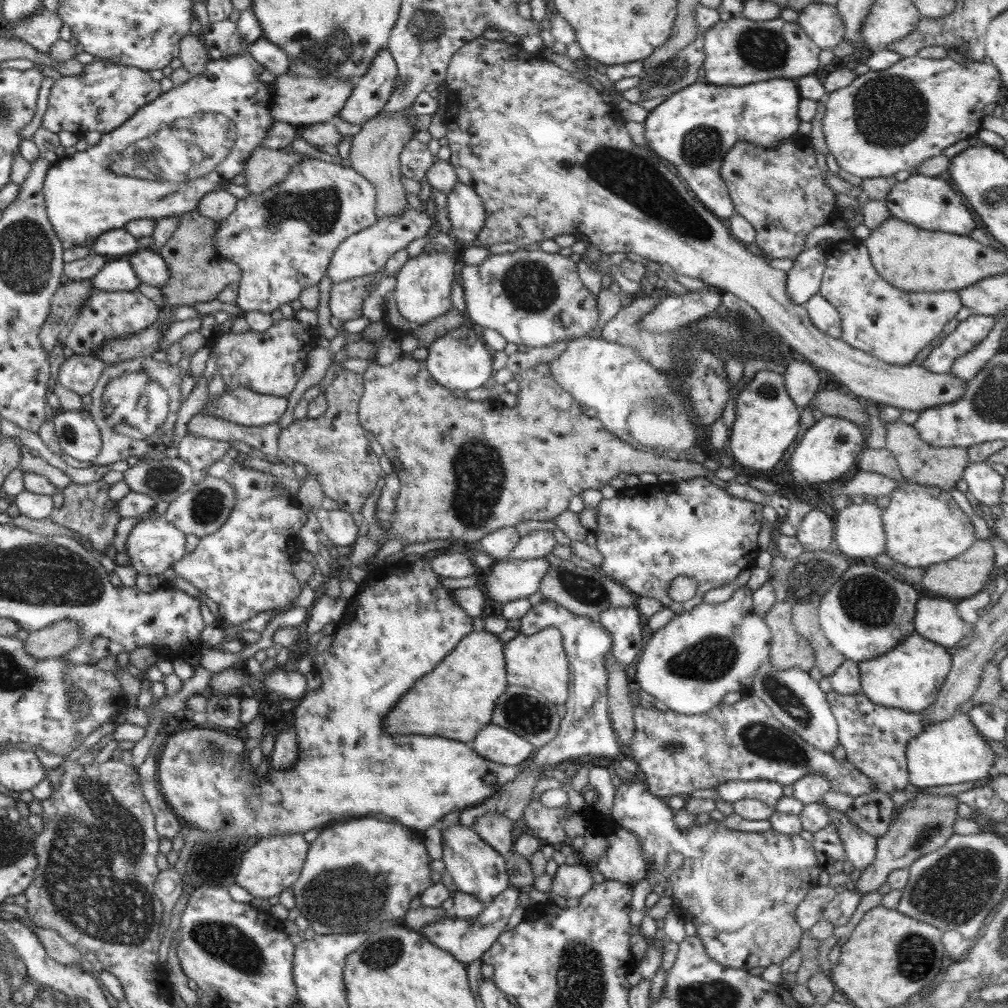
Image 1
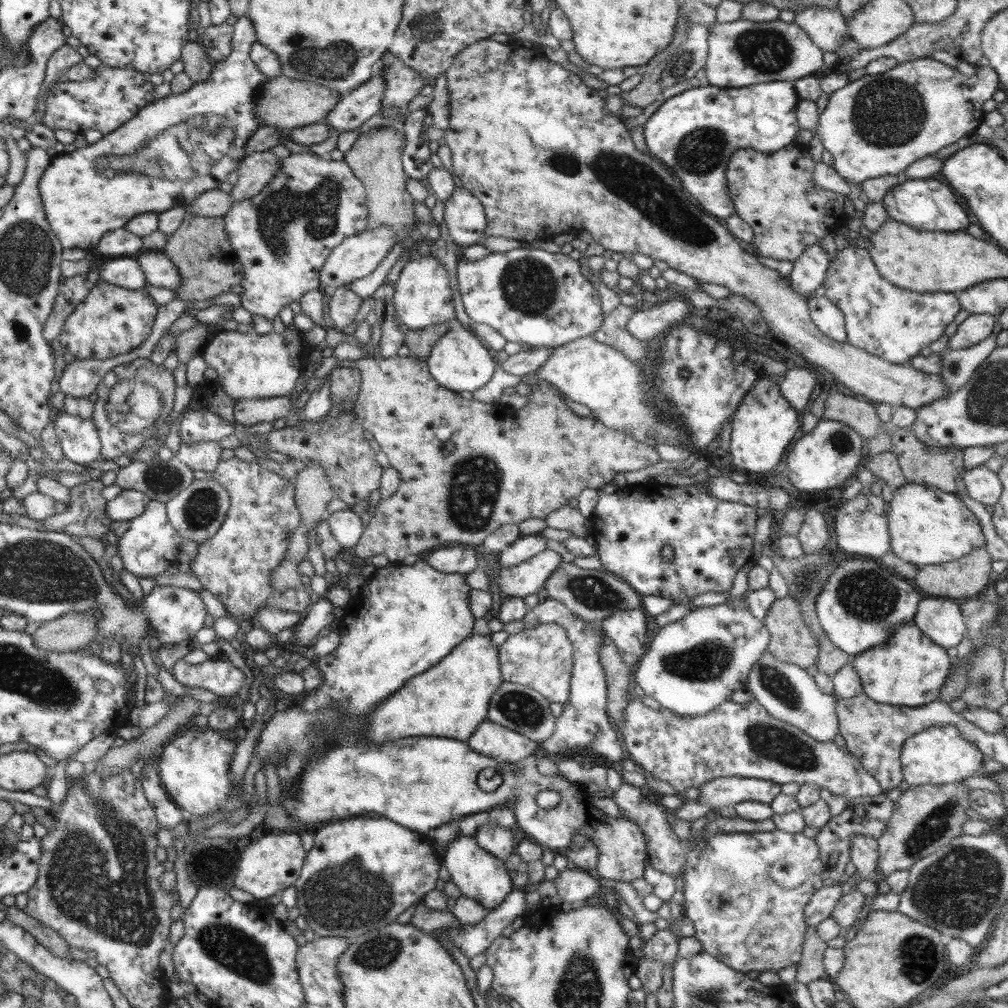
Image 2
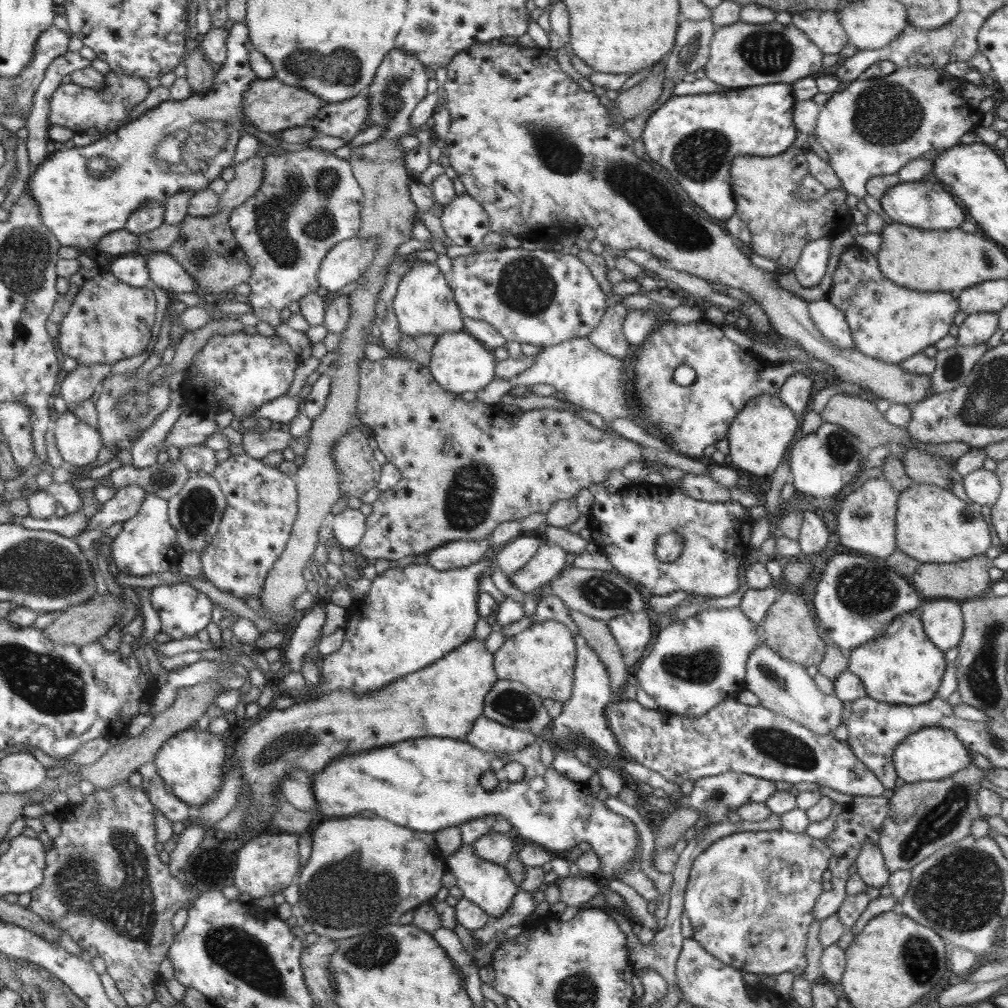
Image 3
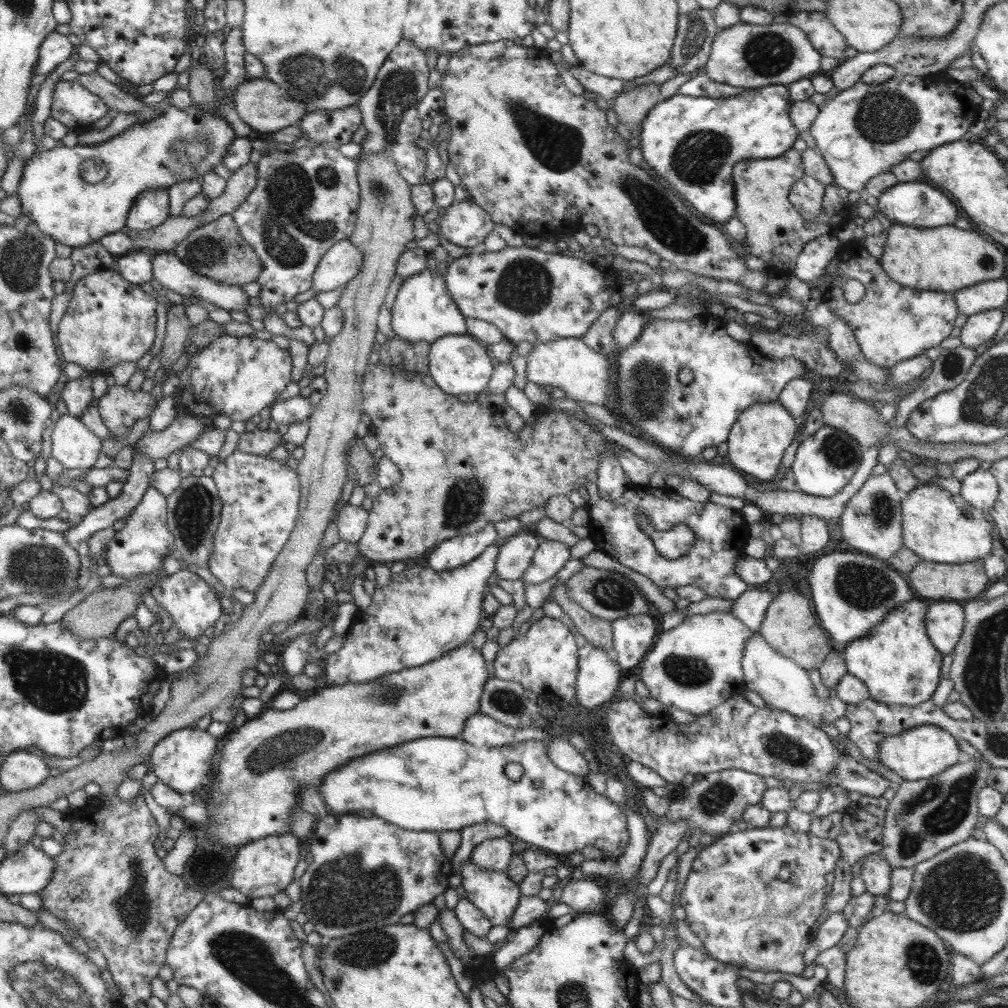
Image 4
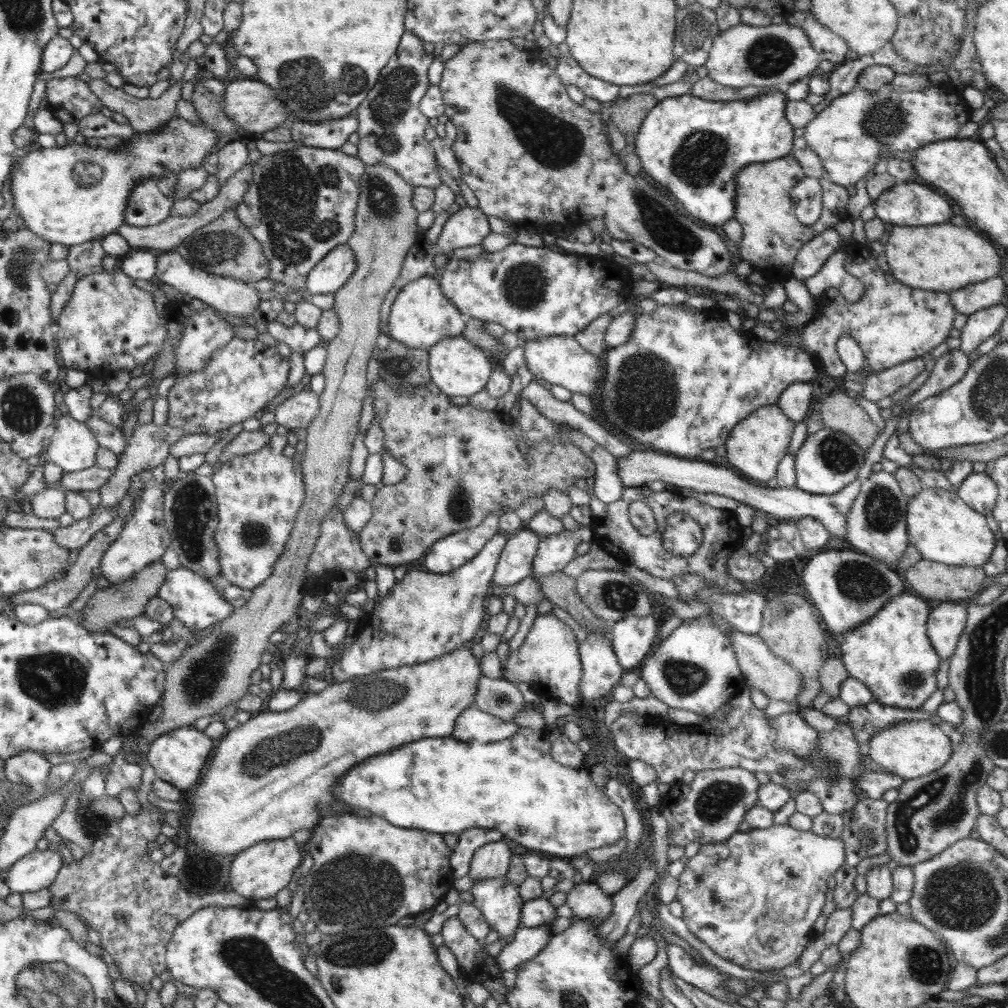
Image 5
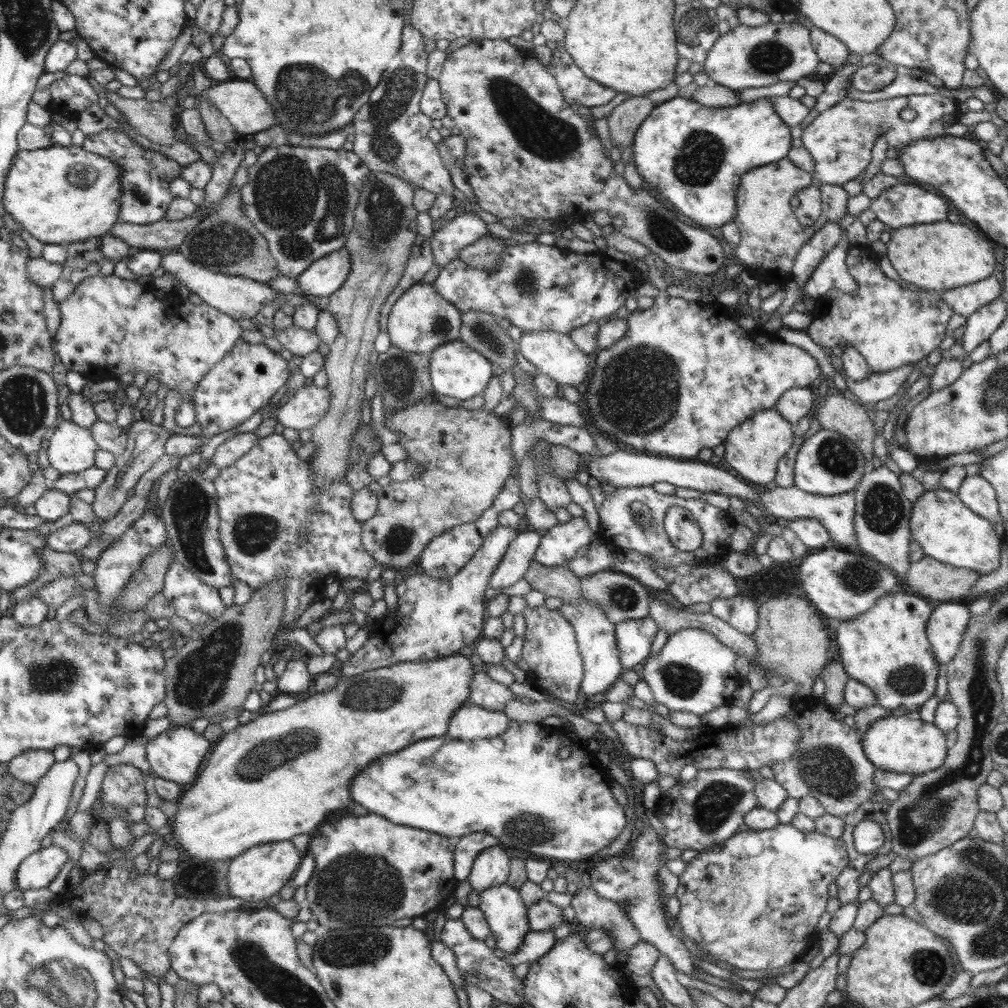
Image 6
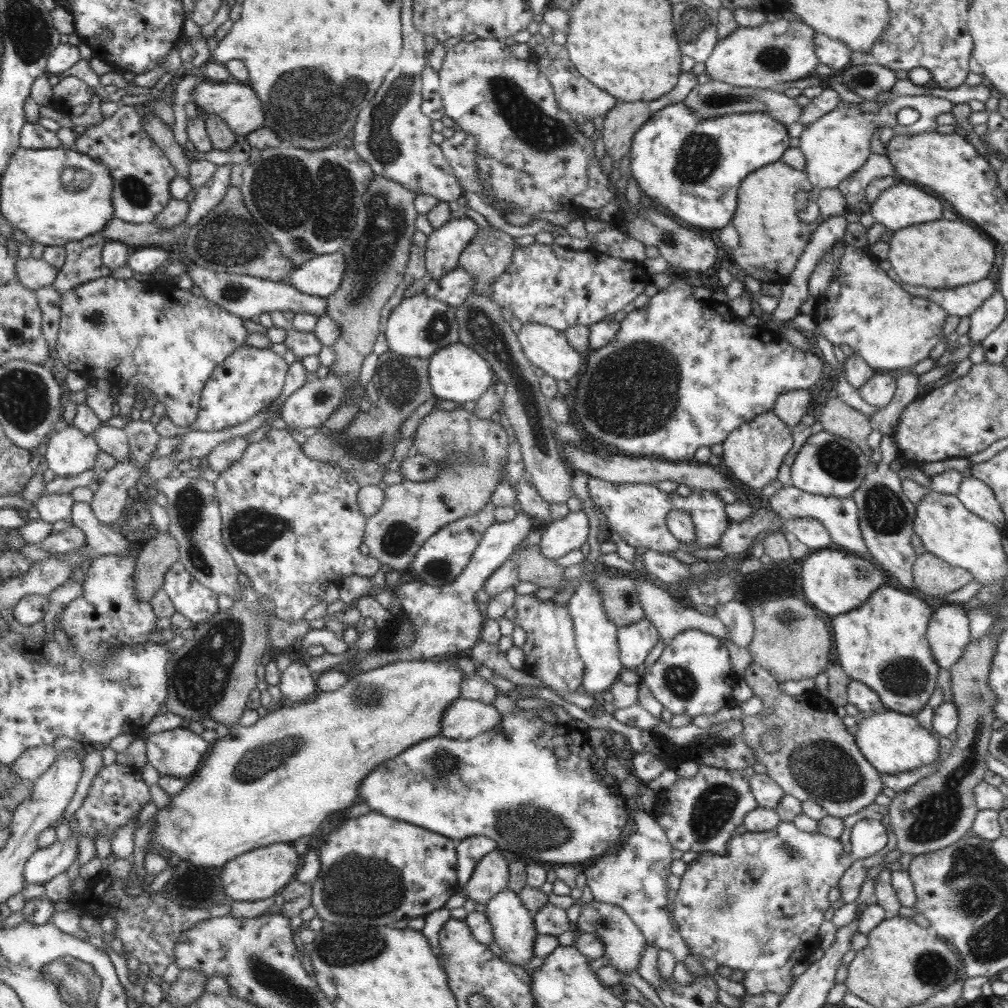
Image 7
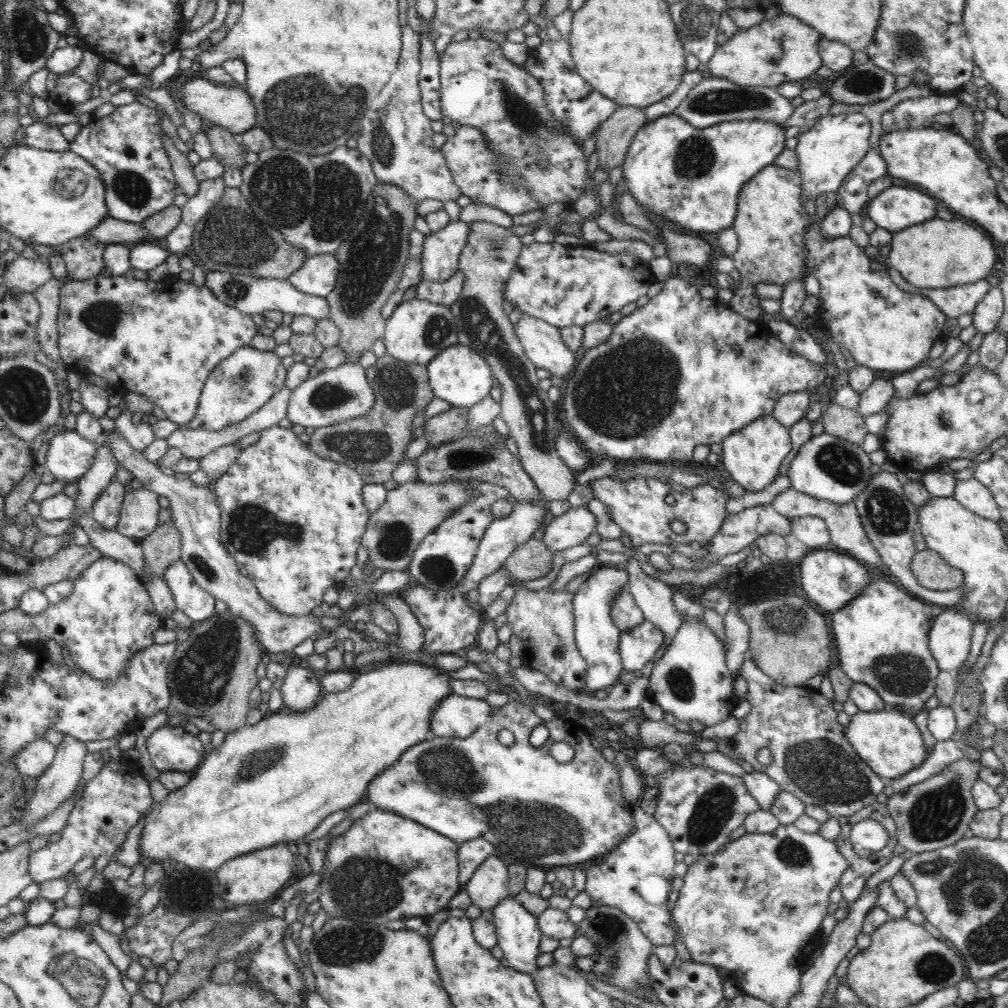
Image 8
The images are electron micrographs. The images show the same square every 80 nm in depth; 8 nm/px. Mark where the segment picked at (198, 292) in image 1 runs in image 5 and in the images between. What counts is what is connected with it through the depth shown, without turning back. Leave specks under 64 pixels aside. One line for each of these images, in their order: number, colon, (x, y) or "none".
2: (200, 249)
3: (206, 248)
4: (215, 249)
5: (225, 247)

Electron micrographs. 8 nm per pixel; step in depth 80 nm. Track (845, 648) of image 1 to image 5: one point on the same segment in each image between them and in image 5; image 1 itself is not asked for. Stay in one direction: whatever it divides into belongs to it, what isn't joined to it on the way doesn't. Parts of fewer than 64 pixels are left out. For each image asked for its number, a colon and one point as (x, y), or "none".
2: (861, 604)
3: (855, 600)
4: (852, 593)
5: (848, 587)

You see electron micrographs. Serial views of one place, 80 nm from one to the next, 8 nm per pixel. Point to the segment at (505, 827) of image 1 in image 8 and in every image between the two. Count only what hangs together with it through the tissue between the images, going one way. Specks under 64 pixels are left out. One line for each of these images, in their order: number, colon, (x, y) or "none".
2: (496, 840)
3: (497, 848)
4: (496, 854)
5: (493, 860)
6: (491, 868)
7: (491, 875)
8: (487, 887)

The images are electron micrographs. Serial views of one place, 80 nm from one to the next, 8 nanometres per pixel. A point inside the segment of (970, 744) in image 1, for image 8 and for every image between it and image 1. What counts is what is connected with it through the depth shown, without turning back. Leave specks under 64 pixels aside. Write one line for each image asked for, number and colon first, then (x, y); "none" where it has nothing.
2: (938, 755)
3: (933, 753)
4: (921, 752)
5: (910, 748)
6: (905, 744)
7: (892, 742)
8: (890, 743)

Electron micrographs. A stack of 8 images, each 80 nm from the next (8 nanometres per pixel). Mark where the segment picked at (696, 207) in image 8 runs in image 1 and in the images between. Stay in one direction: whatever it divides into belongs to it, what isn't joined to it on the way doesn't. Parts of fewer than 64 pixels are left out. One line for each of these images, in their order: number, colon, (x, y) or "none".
1: (693, 128)
2: (695, 132)
3: (696, 137)
4: (694, 142)
5: (694, 147)
6: (694, 156)
7: (693, 167)

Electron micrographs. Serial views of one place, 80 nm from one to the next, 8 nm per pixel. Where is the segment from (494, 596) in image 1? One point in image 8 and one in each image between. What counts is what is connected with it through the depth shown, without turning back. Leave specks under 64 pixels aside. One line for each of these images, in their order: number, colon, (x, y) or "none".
2: (529, 577)
3: (548, 562)
4: (550, 556)
5: (554, 552)
6: (557, 546)
7: (559, 537)
8: (572, 528)

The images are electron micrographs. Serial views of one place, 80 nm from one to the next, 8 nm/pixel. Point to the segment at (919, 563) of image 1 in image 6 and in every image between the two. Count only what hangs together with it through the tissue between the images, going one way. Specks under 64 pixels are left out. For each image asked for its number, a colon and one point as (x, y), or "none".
2: (926, 526)
3: (933, 525)
4: (941, 527)
5: (943, 528)
6: (947, 530)

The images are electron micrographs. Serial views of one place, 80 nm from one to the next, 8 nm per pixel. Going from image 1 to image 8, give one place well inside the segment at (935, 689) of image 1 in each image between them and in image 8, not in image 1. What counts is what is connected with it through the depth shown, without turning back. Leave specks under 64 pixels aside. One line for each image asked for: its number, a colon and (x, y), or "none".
2: (910, 670)
3: (902, 667)
4: (897, 662)
5: (891, 653)
6: (886, 648)
7: (883, 644)
8: (882, 638)

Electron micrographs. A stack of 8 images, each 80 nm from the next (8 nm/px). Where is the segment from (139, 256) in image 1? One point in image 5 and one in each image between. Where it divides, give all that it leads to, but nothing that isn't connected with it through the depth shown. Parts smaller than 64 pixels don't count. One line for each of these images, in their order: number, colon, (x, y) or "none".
2: (159, 270)
3: (164, 271)
4: (168, 269)
5: (224, 293)

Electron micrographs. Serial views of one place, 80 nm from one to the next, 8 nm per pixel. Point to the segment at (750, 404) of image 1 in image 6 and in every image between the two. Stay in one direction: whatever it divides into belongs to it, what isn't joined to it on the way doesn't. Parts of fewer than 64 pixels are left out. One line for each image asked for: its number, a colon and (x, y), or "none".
2: (764, 424)
3: (758, 437)
4: (756, 442)
5: (755, 447)
6: (753, 448)

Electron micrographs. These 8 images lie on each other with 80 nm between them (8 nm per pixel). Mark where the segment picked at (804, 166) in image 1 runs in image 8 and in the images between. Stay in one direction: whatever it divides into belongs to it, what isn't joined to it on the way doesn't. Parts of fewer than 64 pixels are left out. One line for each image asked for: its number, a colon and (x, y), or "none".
2: (775, 193)
3: (781, 225)
4: (776, 231)
5: (772, 235)
6: (771, 237)
7: (771, 236)
8: (771, 222)

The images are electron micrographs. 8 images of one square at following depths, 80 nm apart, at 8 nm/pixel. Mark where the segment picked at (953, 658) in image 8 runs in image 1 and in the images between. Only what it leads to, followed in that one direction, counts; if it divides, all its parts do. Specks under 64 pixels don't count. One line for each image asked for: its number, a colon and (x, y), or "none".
1: (938, 620)
2: (940, 619)
3: (942, 620)
4: (945, 620)
5: (947, 620)
6: (948, 622)
7: (948, 633)

